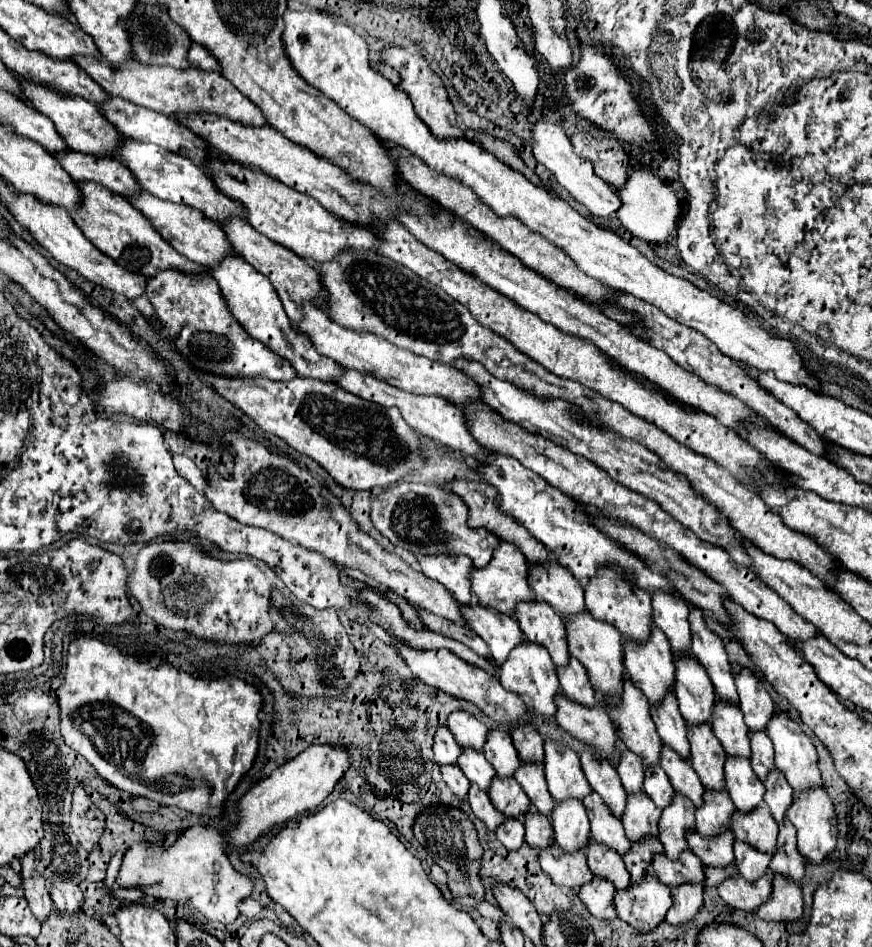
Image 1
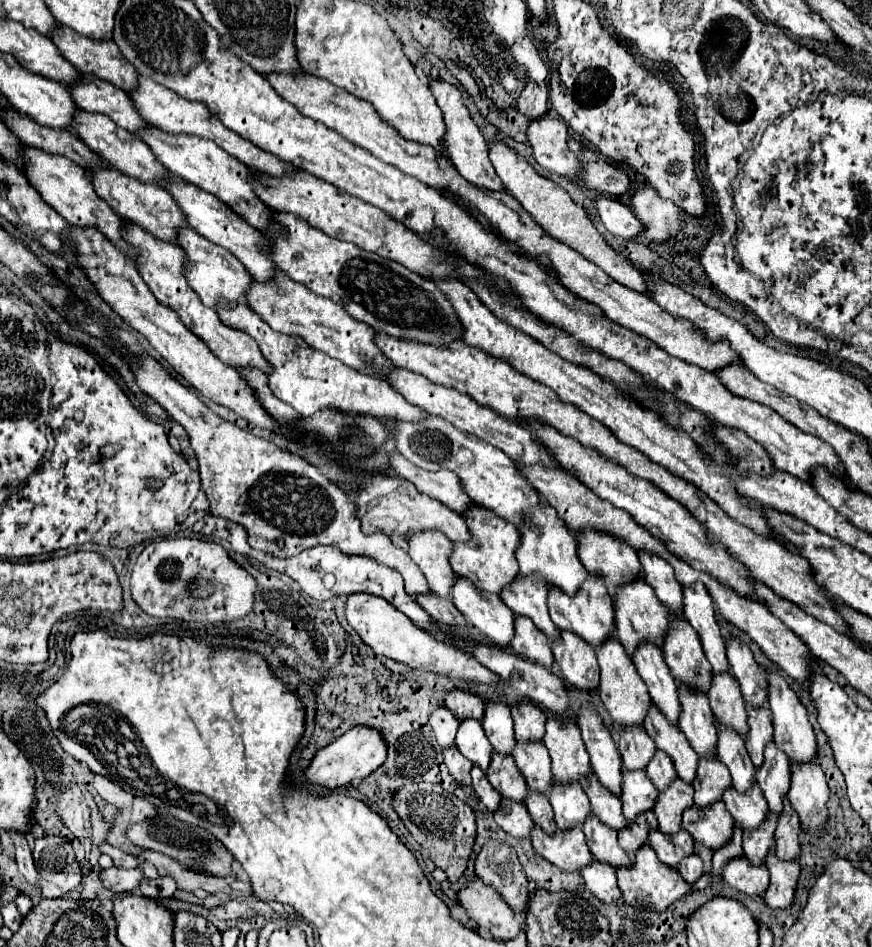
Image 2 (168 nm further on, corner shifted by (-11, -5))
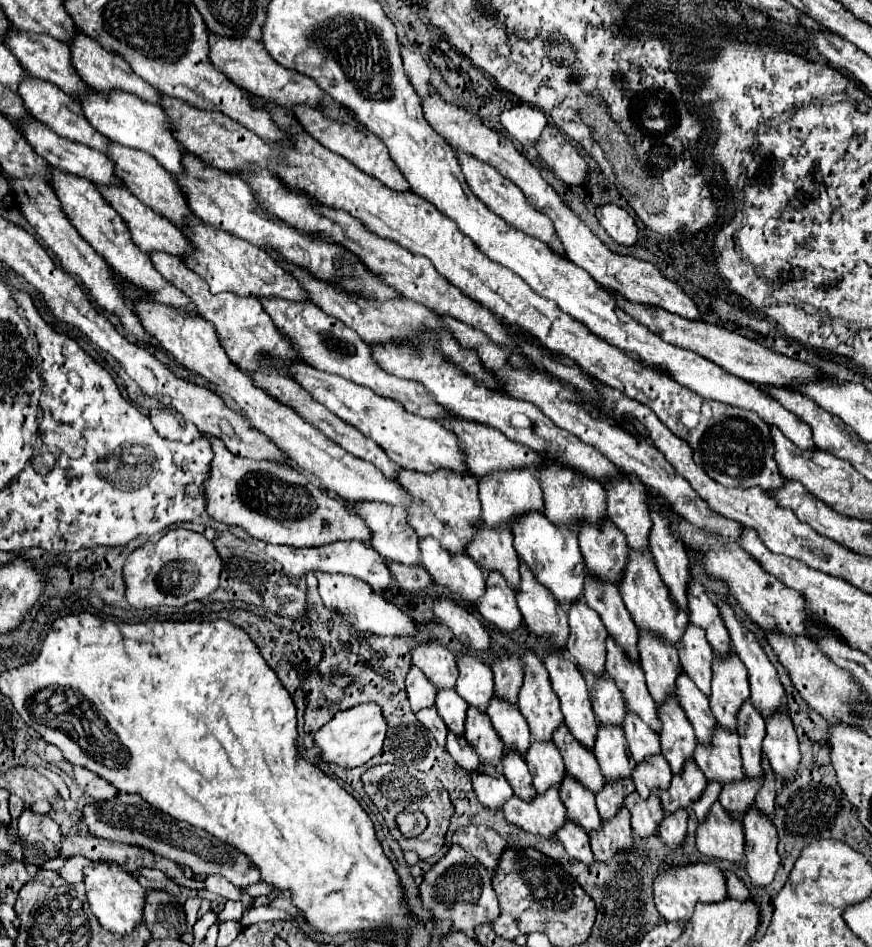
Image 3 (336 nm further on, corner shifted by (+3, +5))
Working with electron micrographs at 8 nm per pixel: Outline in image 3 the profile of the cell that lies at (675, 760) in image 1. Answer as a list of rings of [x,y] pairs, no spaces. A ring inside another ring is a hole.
[[[606,637],[606,673],[616,681],[628,707],[654,731],[658,731],[660,721],[656,717],[656,705],[650,691],[646,689],[644,673],[640,665],[630,665],[630,661],[626,661],[626,653],[614,645],[614,637]]]

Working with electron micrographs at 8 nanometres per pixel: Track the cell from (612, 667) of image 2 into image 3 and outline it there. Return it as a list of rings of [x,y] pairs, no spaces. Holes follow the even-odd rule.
[[[584,601],[578,605],[570,605],[568,609],[568,625],[570,637],[566,649],[578,667],[590,669],[594,675],[604,673],[606,663],[606,627],[594,609],[590,609]]]

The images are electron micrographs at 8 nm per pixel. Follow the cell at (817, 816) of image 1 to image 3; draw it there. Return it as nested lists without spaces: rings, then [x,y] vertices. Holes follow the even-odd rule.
[[[774,713],[774,717],[764,717],[766,721],[766,737],[764,737],[764,753],[770,759],[774,773],[778,773],[784,781],[792,779],[800,765],[800,747],[796,739],[796,731],[788,713]]]

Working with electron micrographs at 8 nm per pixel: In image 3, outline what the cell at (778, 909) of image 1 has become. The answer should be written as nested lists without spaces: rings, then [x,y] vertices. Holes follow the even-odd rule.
[[[750,809],[750,813],[742,819],[742,825],[746,835],[746,871],[754,885],[766,887],[772,883],[780,865],[780,857],[776,853],[778,833],[772,821],[758,809]]]

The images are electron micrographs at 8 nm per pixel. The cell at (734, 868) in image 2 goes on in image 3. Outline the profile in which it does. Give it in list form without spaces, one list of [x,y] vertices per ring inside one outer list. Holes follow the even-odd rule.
[[[718,805],[710,807],[710,813],[696,829],[696,847],[702,855],[728,859],[732,863],[744,857],[744,829],[742,821],[734,821],[730,813]]]

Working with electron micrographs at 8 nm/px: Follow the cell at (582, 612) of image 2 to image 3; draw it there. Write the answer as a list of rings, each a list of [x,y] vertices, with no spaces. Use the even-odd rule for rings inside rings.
[[[526,513],[526,517],[514,519],[510,523],[510,531],[514,535],[514,549],[536,575],[538,583],[546,585],[552,591],[558,603],[568,607],[582,597],[586,565],[578,547],[576,533],[572,529],[554,525],[544,513]]]

